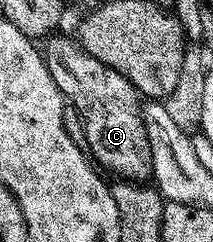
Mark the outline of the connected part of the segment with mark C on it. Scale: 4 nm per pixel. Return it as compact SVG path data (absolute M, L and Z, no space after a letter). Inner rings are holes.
M56 36L43 39L44 63L50 76L54 76L54 84L58 84L58 88L70 103L71 109L73 106L80 110L80 118L84 121L82 142L87 153L105 171L113 170L120 174L116 176L121 179L147 179L152 169L152 161L138 102L136 106L137 90L128 83L126 76L122 76L114 67L107 66L101 58L90 56L90 52L83 50L75 37L54 37Z

